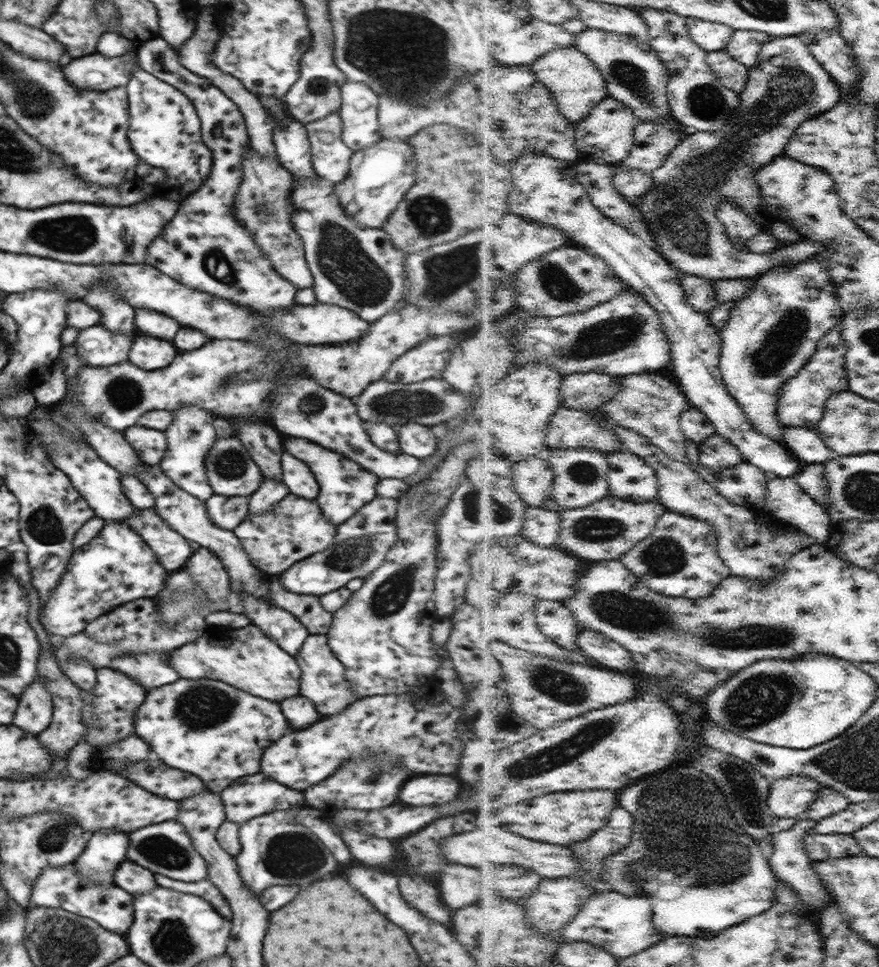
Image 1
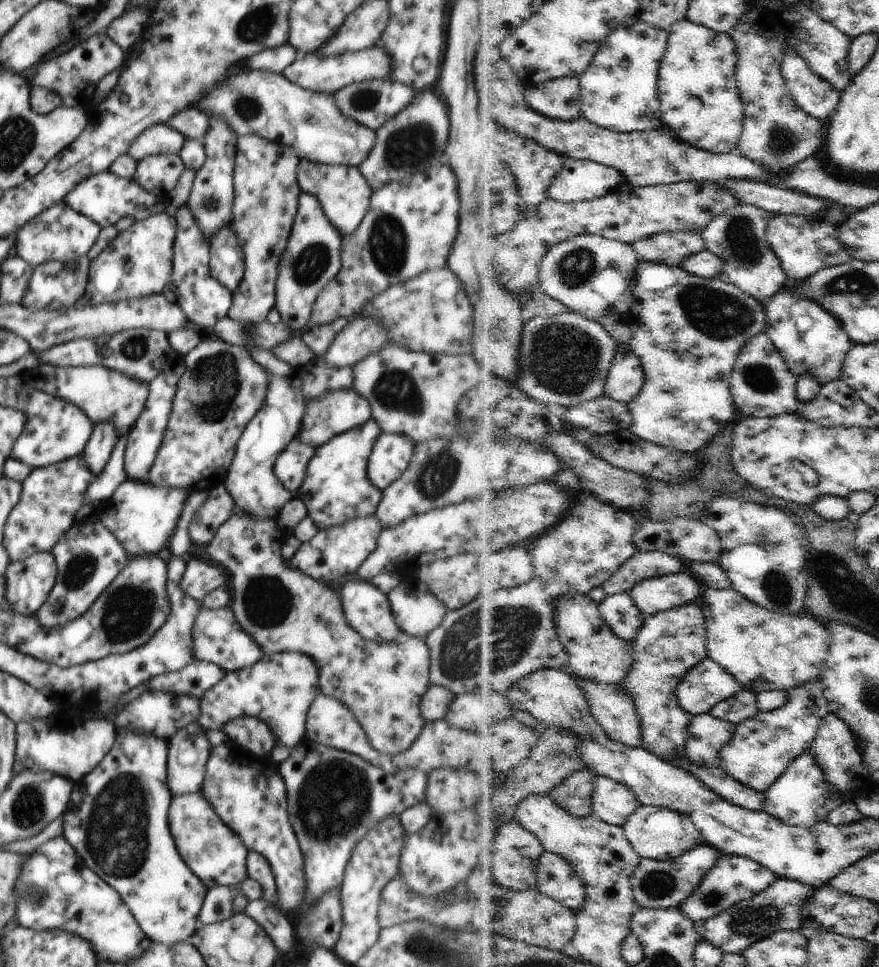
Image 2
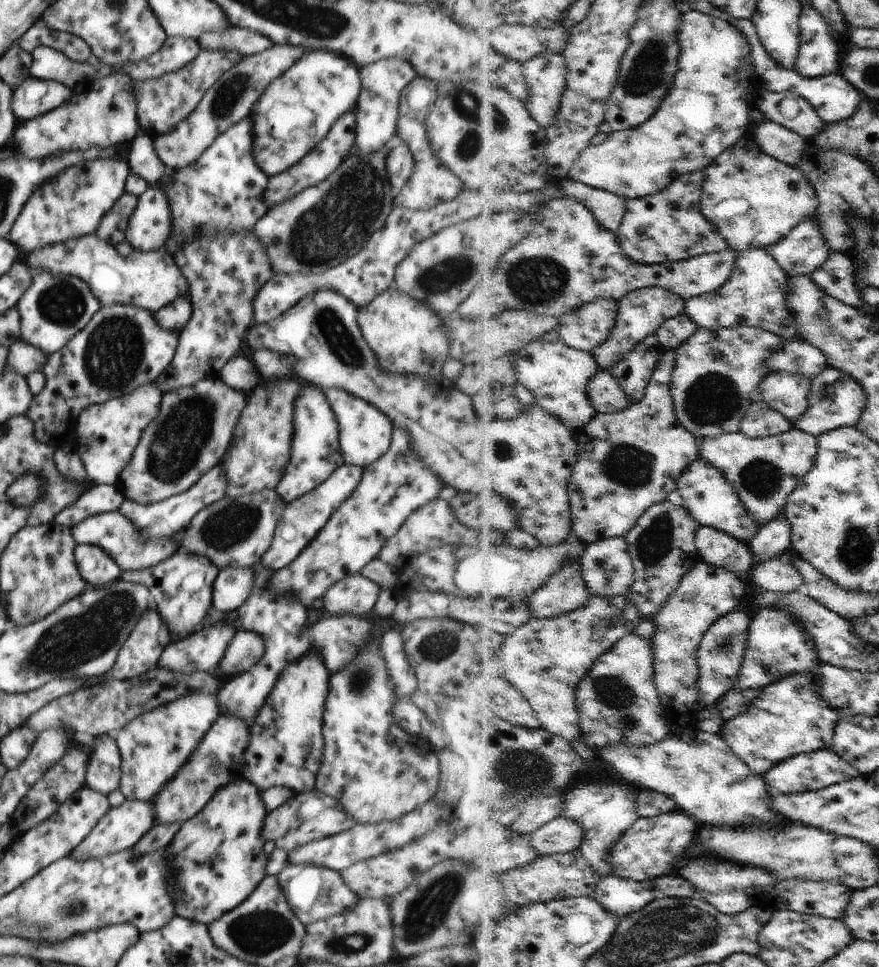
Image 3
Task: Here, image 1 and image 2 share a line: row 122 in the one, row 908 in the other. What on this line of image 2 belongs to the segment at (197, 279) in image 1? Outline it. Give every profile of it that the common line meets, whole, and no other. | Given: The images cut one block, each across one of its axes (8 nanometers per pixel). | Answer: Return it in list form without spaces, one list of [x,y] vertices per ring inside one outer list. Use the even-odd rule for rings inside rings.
[[[215,886],[207,889],[199,910],[198,923],[209,925],[244,913],[249,900],[239,887]]]

